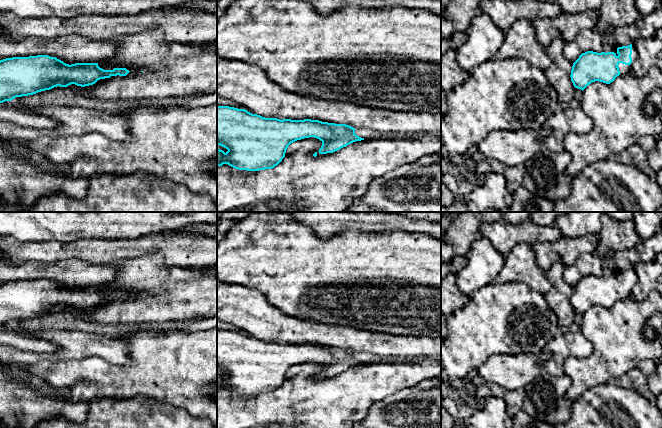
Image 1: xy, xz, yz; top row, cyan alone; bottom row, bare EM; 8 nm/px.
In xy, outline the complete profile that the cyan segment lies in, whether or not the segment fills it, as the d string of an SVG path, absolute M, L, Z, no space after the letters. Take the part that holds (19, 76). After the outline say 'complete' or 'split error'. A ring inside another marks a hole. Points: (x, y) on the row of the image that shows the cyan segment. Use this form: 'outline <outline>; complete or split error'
outline M37 55L0 60L0 103L71 84L85 87L111 76L126 76L126 68L104 70L98 63L66 64L56 57Z; complete

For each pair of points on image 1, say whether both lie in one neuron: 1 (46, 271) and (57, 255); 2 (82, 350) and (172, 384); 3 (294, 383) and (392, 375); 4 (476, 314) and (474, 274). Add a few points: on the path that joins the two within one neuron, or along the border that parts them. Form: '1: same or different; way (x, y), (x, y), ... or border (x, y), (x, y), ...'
1: different; border (61, 261), (53, 263), (28, 262)
2: different; border (126, 341), (129, 347), (129, 361), (113, 365)
3: same; way (318, 388), (358, 388), (368, 383)
4: different; border (494, 282), (480, 287), (469, 297)

